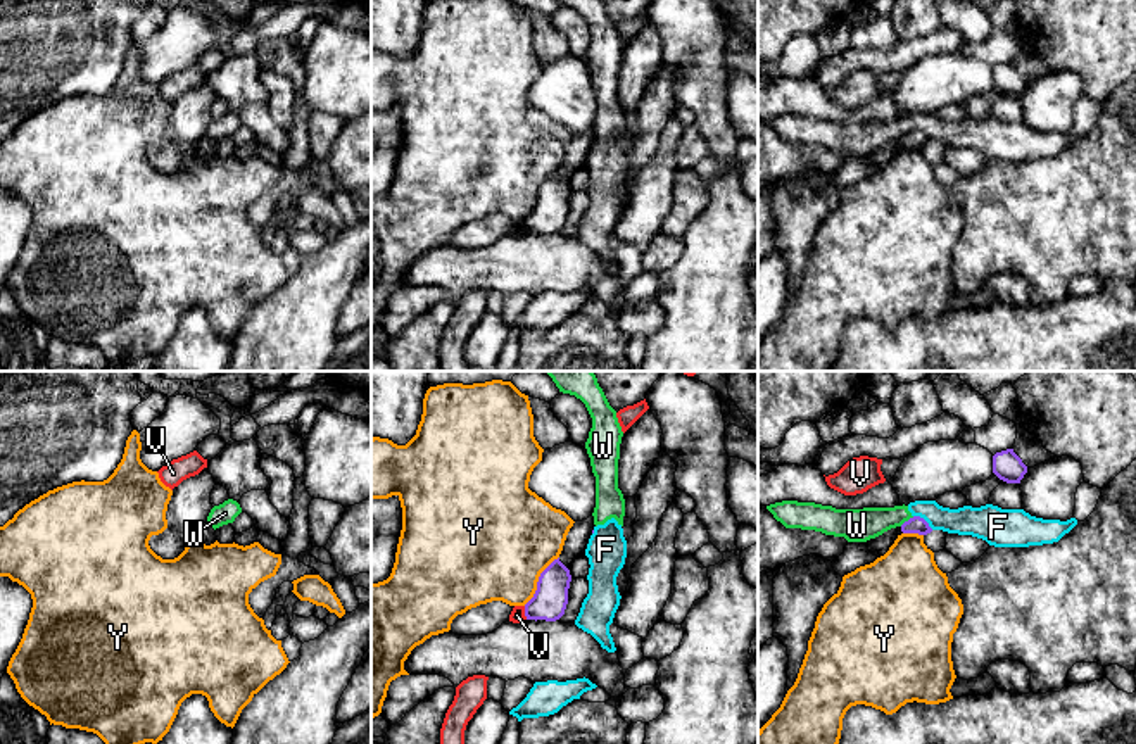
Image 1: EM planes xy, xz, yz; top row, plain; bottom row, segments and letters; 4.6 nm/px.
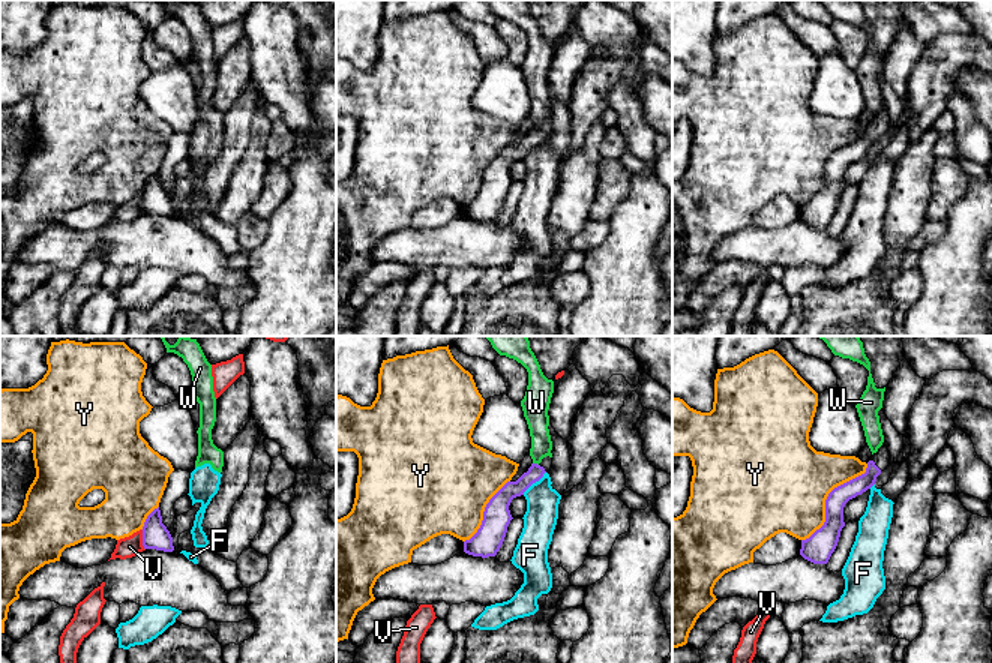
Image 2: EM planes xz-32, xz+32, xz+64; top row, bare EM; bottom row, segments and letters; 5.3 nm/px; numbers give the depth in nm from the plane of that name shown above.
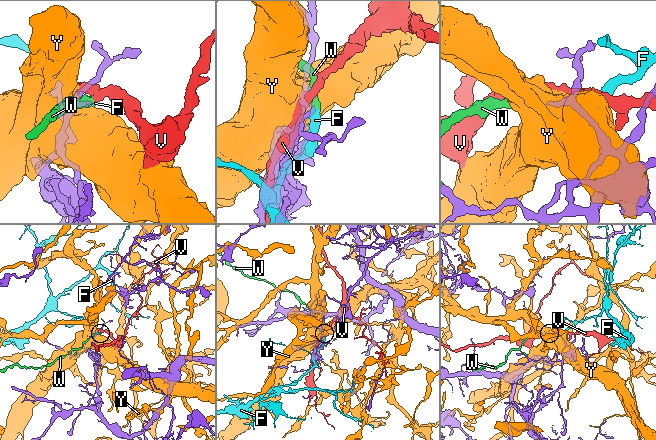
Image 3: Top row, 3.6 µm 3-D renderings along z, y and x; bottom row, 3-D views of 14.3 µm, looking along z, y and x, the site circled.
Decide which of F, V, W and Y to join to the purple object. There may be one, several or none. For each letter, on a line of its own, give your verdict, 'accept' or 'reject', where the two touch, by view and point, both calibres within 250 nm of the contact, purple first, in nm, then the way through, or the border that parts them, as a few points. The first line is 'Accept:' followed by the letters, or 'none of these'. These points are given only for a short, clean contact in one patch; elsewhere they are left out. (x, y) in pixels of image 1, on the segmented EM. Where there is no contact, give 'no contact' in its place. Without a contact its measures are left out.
Accept: none of these
F: reject; contact yz (924, 520); calibres 80 and 140 nm
V: reject; contact xz (525, 613); calibres 160 and 70 nm
W: reject; contact yz (908, 520); calibres 80 and 160 nm; border yz (914, 517), (900, 525)
Y: reject; contact xz (539, 580); calibres 160 and 480 nm

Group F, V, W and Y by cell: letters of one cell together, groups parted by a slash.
F W / V / Y

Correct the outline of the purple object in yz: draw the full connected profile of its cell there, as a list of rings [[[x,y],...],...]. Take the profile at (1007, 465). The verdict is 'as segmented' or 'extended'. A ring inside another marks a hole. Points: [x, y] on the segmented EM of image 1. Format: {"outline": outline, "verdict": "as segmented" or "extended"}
{"outline": [[[1007,449],[993,456],[993,473],[1007,483],[1020,483],[1027,473],[1027,466],[1013,449]]], "verdict": "as segmented"}

